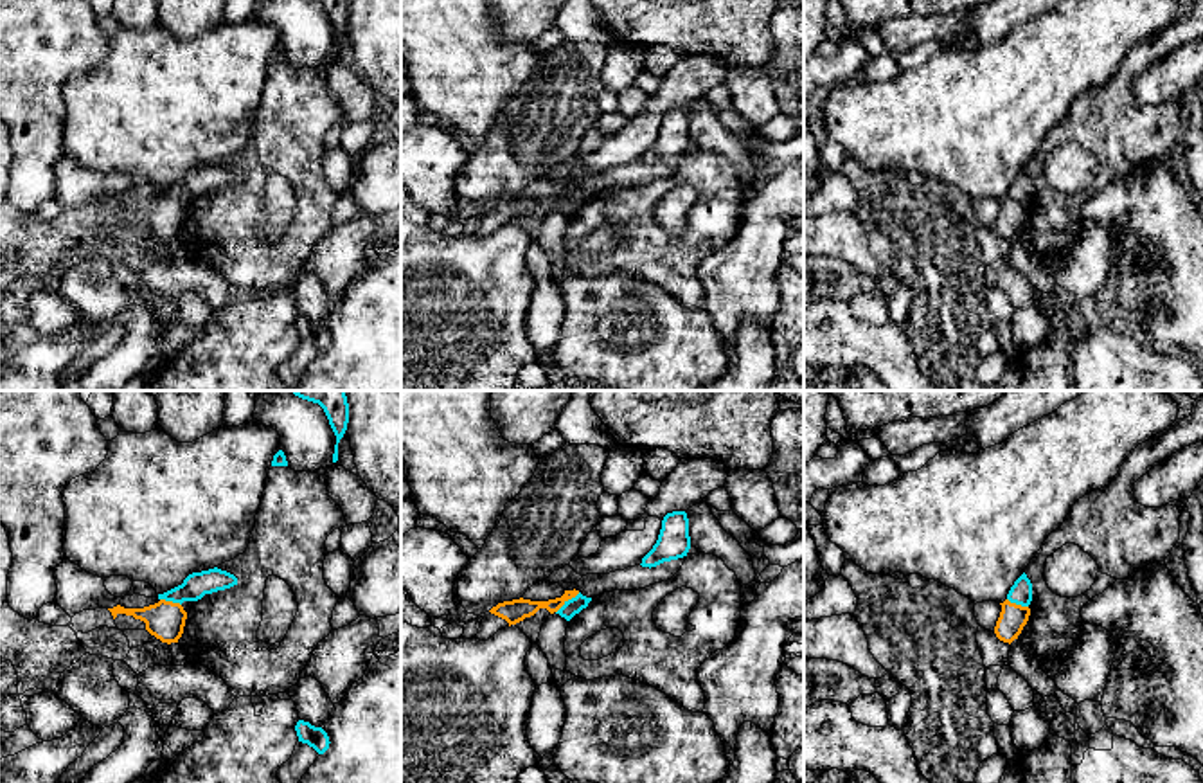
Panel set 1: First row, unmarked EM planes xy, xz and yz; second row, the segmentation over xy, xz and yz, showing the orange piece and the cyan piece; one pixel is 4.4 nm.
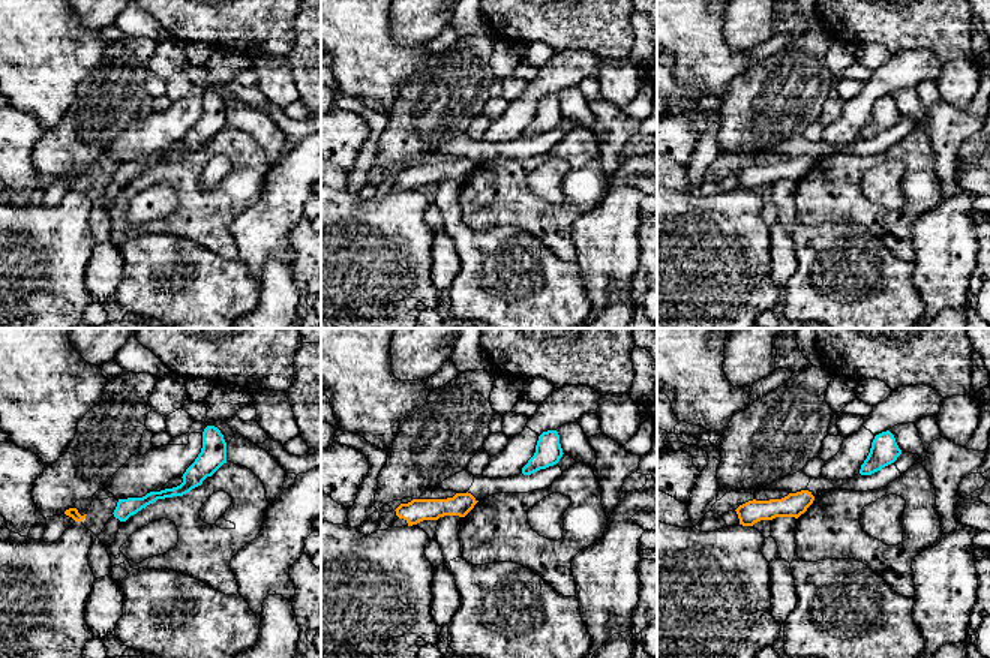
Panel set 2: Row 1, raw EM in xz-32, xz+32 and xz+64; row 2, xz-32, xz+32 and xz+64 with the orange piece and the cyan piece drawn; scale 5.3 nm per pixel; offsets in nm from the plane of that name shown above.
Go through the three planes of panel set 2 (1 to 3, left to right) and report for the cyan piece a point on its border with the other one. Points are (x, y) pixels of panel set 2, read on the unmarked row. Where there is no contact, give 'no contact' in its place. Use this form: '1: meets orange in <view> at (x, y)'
1: no contact
2: no contact
3: no contact

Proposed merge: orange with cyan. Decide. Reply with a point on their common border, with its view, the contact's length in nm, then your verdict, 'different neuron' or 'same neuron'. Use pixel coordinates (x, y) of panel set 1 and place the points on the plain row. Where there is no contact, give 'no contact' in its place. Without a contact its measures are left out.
meets orange in xz at (567, 197); contact 140 nm long; different neuron

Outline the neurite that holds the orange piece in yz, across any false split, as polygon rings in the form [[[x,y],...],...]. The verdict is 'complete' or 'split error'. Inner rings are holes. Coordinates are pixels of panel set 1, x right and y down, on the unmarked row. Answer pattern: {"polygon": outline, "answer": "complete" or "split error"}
{"polygon": [[[1005,196],[1000,202],[1002,202],[1002,209],[996,218],[994,230],[1000,238],[1011,241],[1014,236],[1018,236],[1023,223],[1027,221],[1030,205],[1011,200],[1009,196]]], "answer": "complete"}

